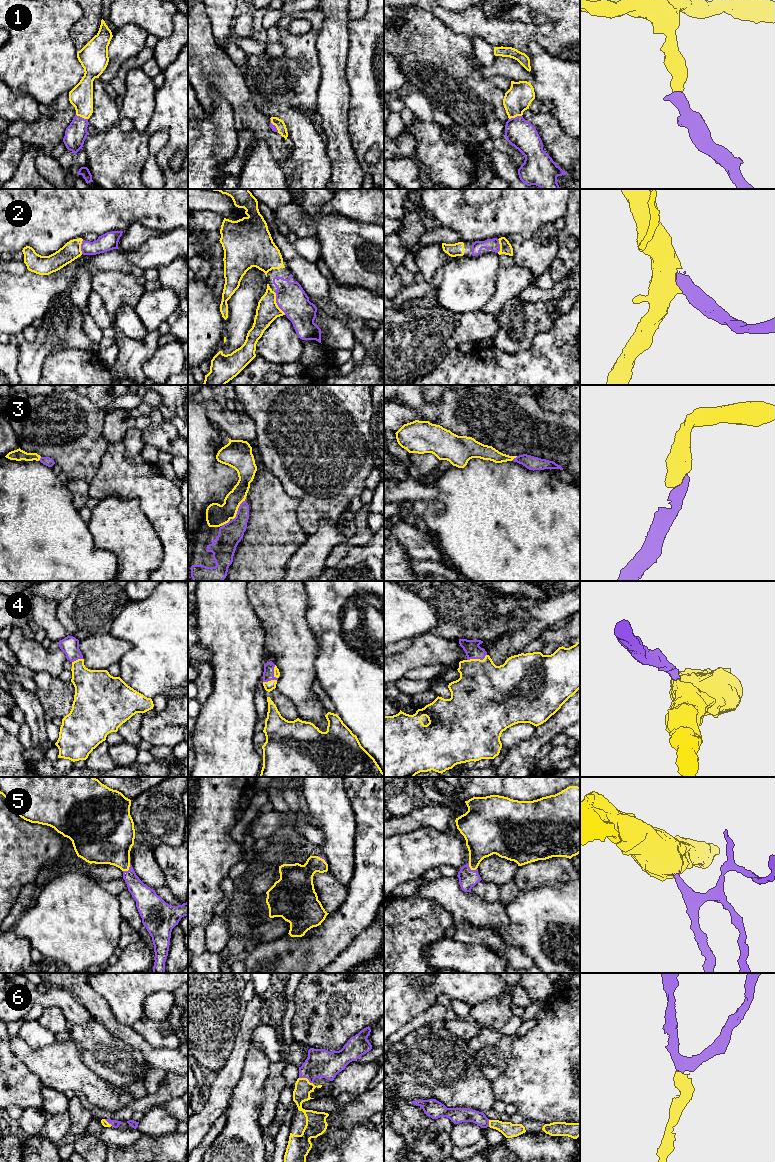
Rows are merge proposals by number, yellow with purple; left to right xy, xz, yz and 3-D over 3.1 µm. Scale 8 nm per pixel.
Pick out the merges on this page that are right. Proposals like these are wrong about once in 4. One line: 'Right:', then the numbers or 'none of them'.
Right: 1, 2, 3, 4, 5, 6

